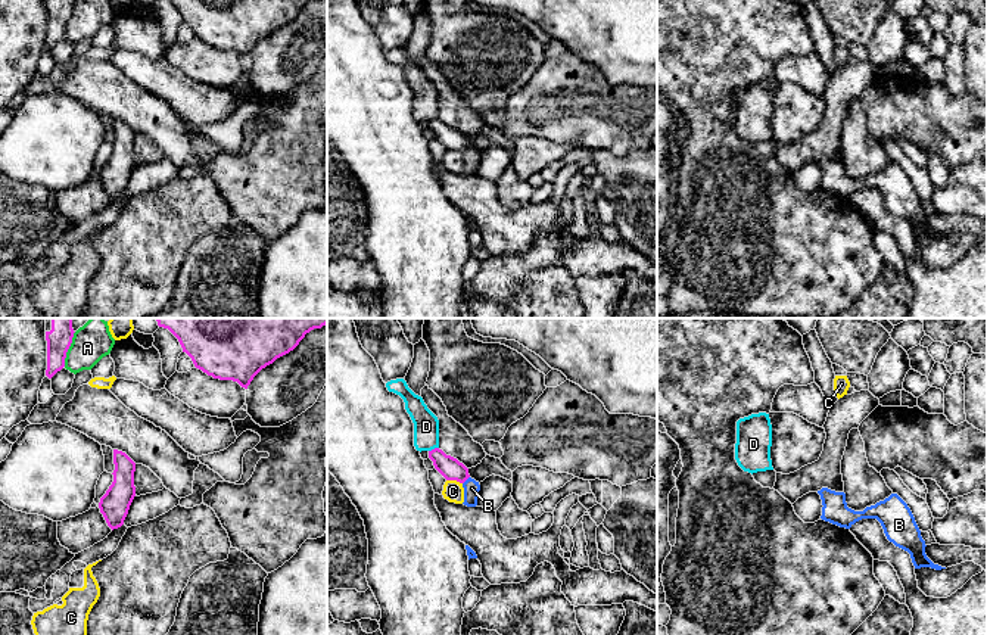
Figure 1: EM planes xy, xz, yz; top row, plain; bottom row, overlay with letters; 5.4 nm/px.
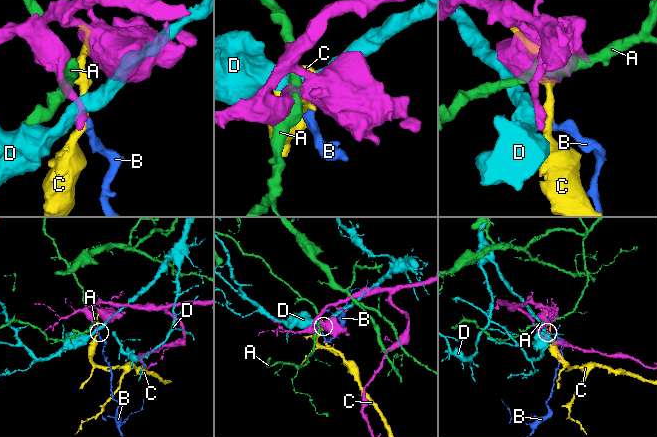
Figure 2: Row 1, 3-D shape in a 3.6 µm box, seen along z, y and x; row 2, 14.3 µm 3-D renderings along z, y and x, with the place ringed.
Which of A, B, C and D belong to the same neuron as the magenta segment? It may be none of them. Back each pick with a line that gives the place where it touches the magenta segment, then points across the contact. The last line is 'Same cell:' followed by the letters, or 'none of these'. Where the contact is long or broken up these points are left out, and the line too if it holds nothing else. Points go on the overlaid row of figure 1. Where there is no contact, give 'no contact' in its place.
B: xz (466, 479) | across xz (451, 469), (466, 479), (472, 488)
Same cell: B

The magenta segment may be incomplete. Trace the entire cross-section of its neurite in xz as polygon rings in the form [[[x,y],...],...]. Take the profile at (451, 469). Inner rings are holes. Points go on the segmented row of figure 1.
[[[435,448],[429,451],[429,458],[433,461],[435,469],[446,479],[457,480],[464,488],[464,505],[476,507],[480,485],[470,477],[468,469],[457,458],[446,455],[442,449]]]

